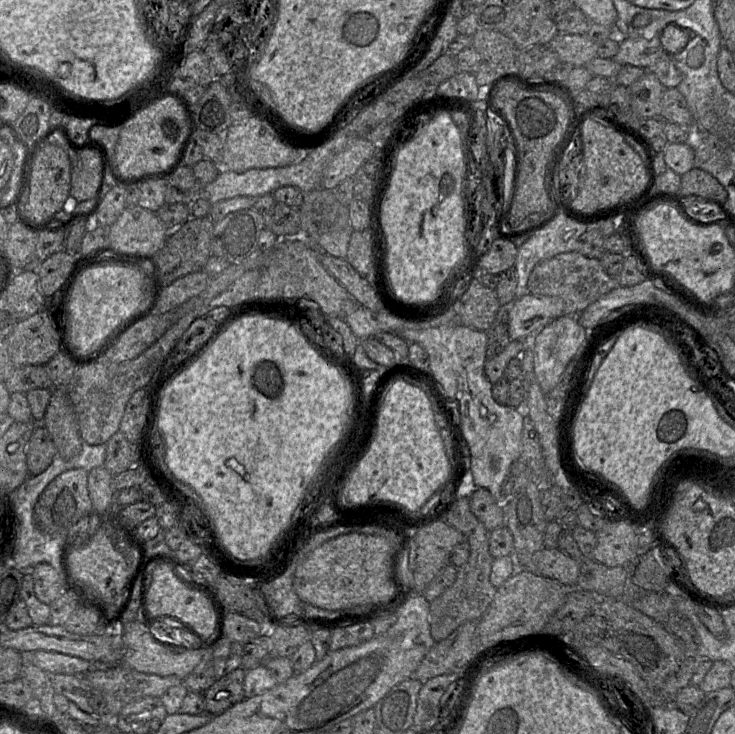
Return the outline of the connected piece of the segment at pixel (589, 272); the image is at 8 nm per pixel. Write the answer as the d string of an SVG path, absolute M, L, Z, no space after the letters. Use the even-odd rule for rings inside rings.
M576 251L558 254L539 262L532 270L527 283L530 294L562 298L565 301L565 314L569 315L578 315L616 286L617 280L606 274L599 259L587 258Z

